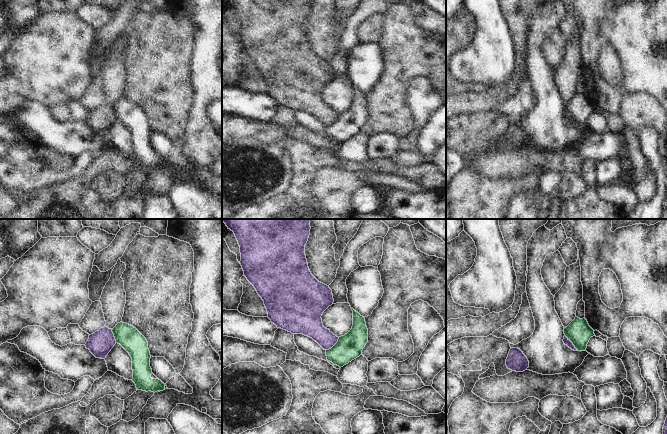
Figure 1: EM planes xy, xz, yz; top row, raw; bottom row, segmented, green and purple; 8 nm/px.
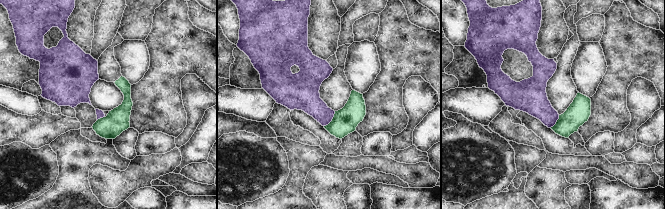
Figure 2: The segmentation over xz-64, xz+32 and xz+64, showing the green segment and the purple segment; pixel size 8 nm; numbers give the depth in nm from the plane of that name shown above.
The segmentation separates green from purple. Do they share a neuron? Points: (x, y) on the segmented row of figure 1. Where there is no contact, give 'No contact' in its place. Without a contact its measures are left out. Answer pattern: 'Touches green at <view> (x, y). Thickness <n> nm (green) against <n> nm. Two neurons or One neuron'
Touches green at xz (334, 345). Thickness 200 nm (green) against 180 nm. Two neurons

